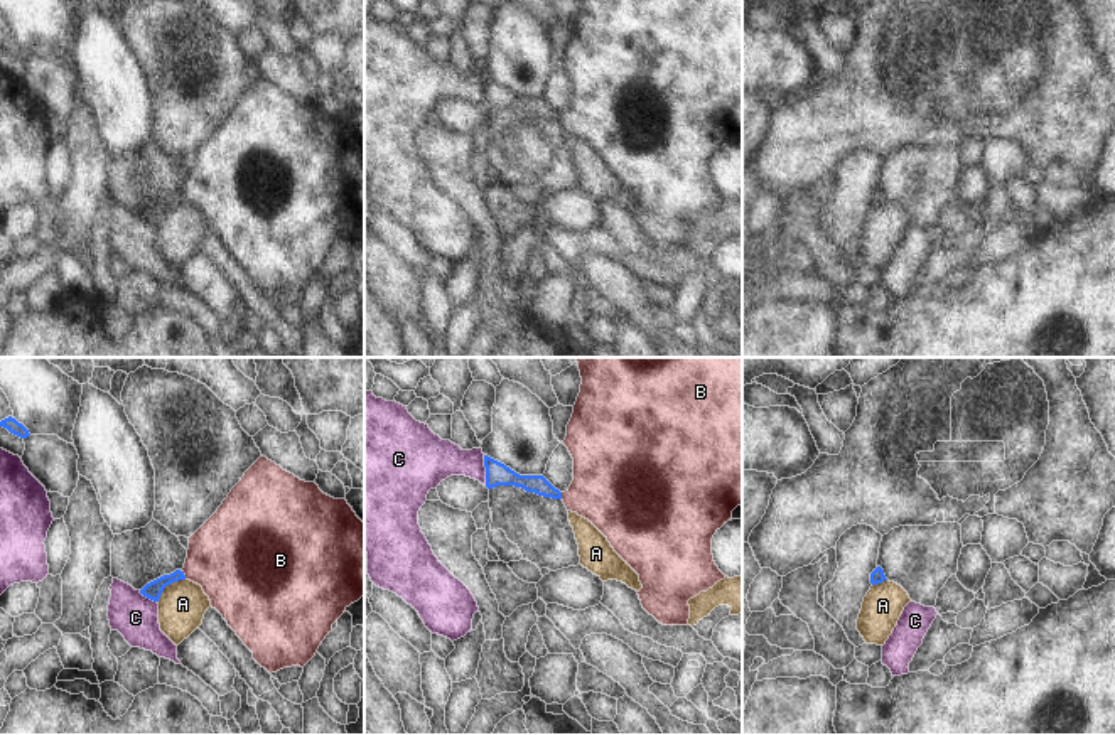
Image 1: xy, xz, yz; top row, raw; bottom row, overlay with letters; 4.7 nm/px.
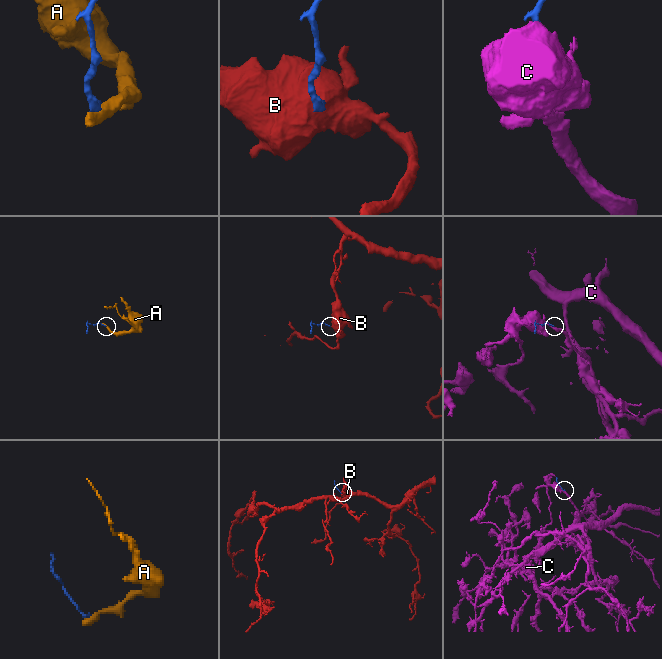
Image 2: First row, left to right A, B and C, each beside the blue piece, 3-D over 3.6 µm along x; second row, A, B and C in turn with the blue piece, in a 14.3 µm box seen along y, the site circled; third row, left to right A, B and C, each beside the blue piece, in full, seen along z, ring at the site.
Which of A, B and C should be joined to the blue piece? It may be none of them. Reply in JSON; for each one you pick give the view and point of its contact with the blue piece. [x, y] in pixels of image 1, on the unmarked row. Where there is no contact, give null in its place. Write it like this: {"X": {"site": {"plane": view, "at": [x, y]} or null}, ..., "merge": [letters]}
{"B": {"site": {"plane": "xy", "at": [184, 198]}}, "merge": ["B"]}

